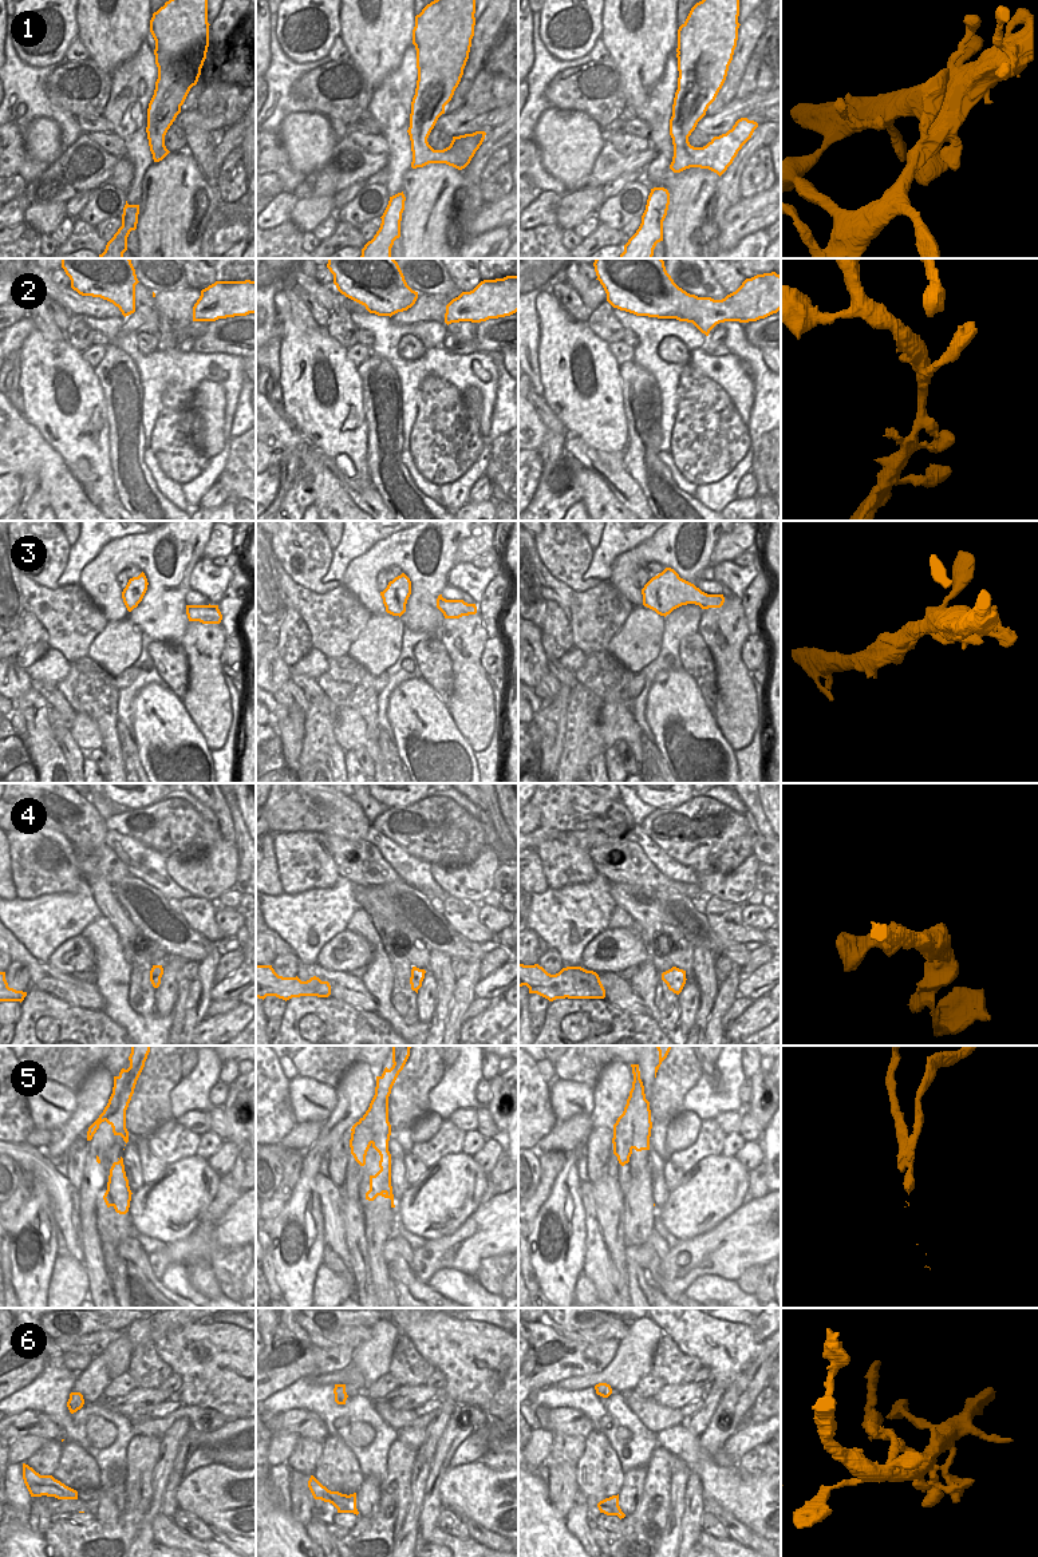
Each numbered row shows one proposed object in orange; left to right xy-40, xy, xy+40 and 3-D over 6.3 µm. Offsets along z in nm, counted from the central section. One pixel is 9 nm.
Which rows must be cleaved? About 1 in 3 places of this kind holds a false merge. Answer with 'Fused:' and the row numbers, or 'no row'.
Fused: 3, 5, 6

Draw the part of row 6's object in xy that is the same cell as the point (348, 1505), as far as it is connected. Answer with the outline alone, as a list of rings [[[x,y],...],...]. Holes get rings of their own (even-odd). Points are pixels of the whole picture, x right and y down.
[[[356,1493],[350,1494],[346,1499],[332,1502],[332,1505],[338,1509],[338,1513],[354,1513],[356,1515],[359,1514],[356,1509]]]

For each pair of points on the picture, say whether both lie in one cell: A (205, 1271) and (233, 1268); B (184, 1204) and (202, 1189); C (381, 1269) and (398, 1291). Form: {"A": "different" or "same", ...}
{"A": "different", "B": "same", "C": "different"}

